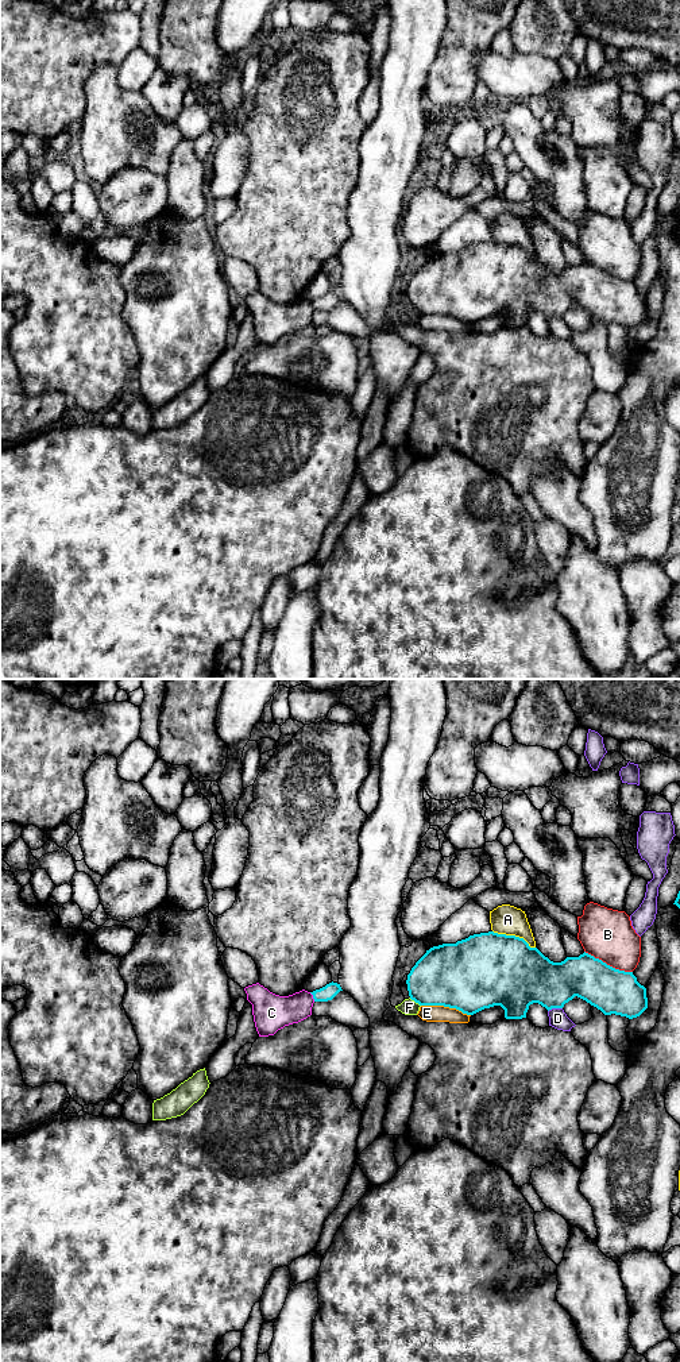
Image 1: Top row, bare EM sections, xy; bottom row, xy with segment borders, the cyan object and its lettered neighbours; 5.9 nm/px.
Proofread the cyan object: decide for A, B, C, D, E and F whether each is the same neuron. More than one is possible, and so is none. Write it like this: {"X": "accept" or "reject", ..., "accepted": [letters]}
{"A": "reject", "B": "reject", "C": "reject", "D": "reject", "E": "reject", "F": "reject", "accepted": []}

